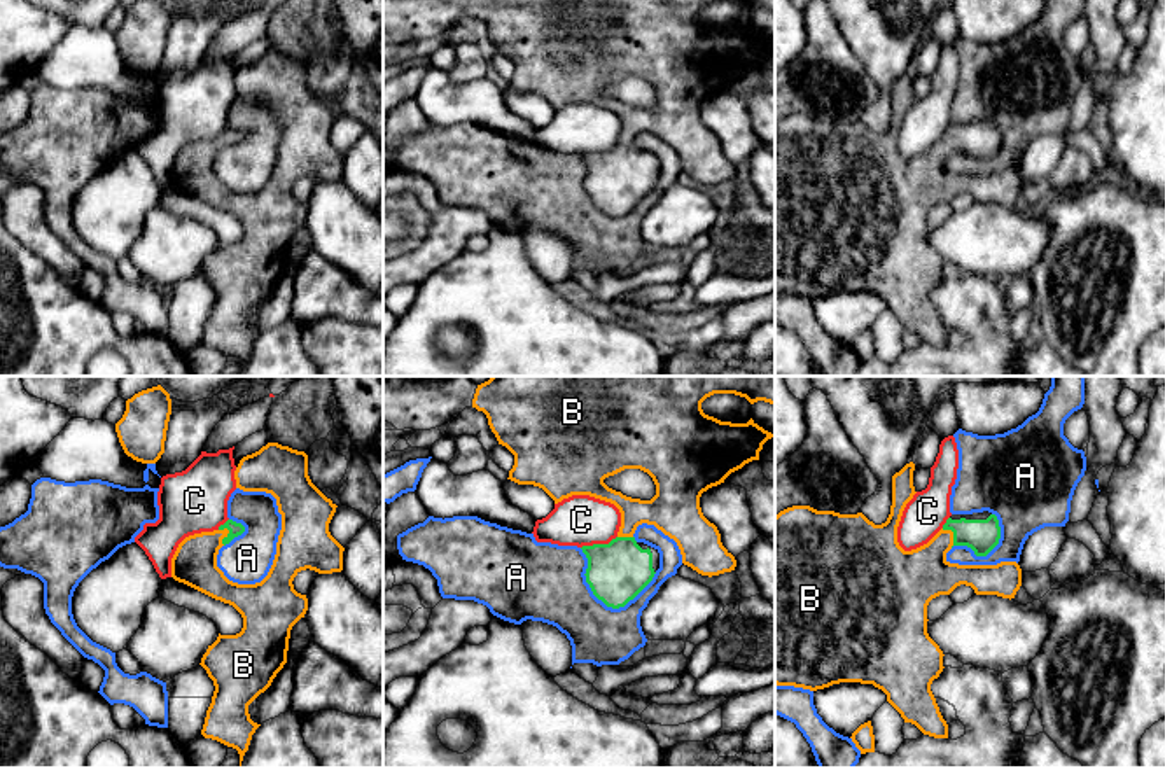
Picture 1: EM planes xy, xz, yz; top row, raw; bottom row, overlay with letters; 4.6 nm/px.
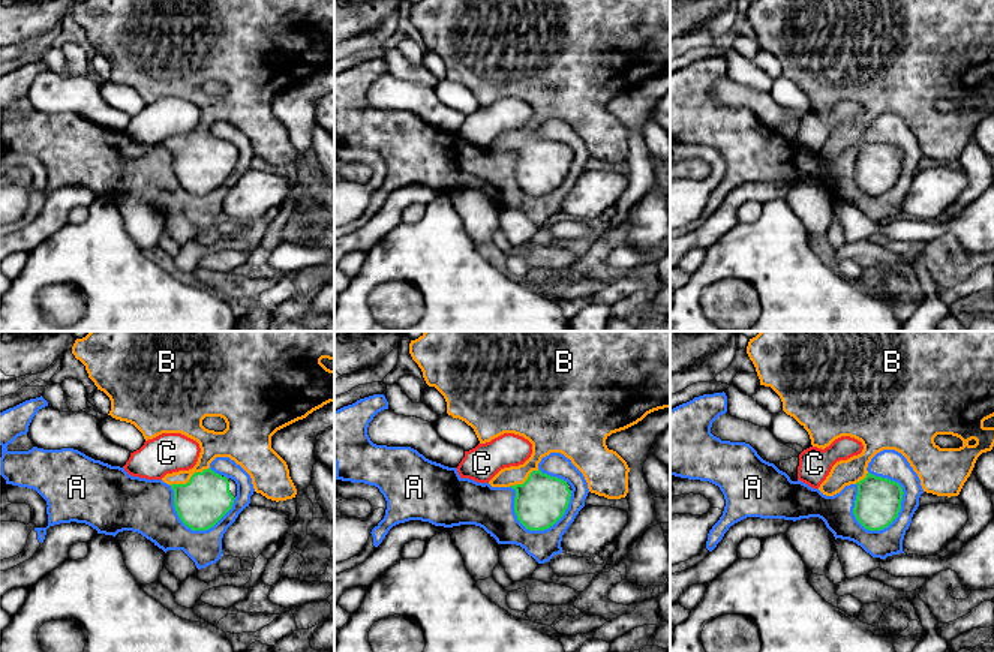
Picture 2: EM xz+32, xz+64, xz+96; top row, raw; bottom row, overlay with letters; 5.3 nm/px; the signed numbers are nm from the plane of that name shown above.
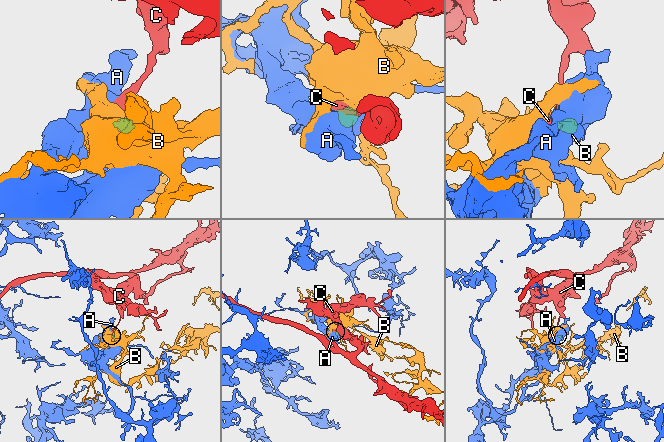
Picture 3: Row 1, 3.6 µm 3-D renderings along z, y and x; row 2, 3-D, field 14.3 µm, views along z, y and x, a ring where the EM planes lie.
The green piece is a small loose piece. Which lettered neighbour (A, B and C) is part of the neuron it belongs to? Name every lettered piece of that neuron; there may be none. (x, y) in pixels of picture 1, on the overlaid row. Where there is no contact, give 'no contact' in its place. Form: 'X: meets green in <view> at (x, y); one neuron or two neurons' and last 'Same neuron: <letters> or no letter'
A: meets green in xz at (604, 602); two neurons
B: meets green in xy at (228, 536); one neuron
C: meets green in xz at (599, 544); two neurons
Same neuron: B

